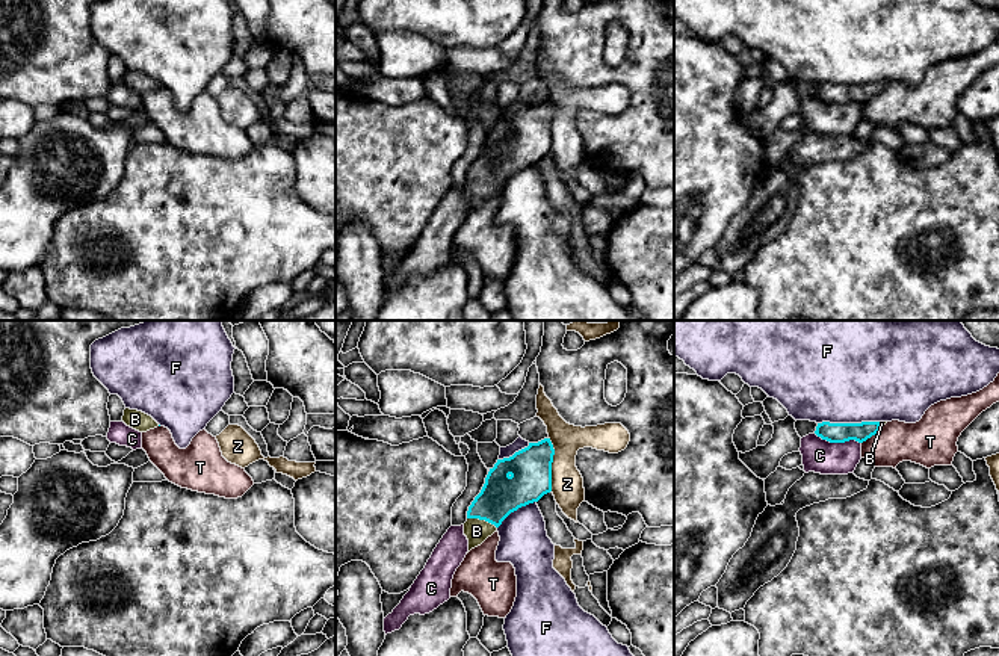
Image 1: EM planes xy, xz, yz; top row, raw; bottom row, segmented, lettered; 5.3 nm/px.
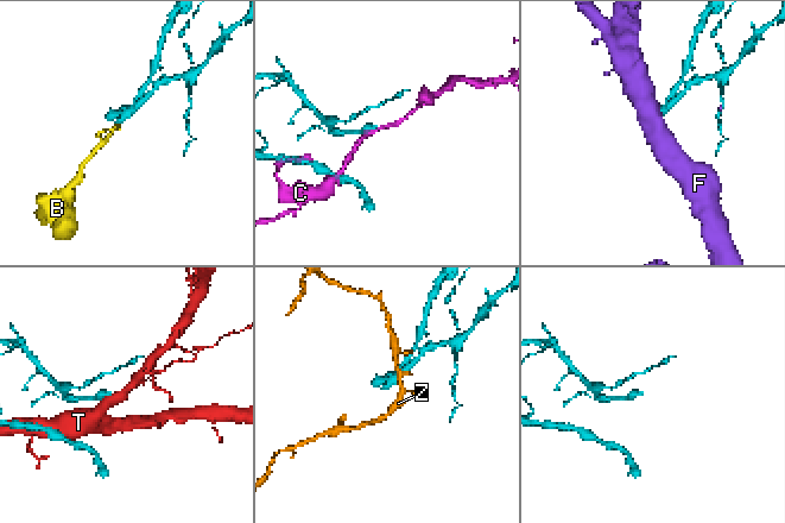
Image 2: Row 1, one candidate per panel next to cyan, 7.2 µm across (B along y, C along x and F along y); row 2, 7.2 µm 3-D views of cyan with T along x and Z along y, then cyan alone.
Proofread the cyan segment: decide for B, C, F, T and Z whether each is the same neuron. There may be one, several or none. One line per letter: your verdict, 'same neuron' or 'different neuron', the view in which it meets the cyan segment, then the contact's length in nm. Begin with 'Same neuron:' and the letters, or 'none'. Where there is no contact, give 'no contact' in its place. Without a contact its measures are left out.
Same neuron: B
B: same neuron | xz | 170 nm
C: different neuron | yz | 260 nm
F: different neuron | yz | 320 nm
T: different neuron | yz | 140 nm
Z: different neuron | xz | 280 nm

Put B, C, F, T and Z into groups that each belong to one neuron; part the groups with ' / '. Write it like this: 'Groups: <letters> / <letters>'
Groups: B / C / F / T / Z

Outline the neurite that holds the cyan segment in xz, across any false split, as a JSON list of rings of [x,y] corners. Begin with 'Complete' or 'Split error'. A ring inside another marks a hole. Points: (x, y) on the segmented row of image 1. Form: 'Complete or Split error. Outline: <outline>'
Split error. Outline: [[[544,438],[497,460],[467,511],[469,552],[491,537],[511,512],[552,491],[553,455],[550,438]]]

